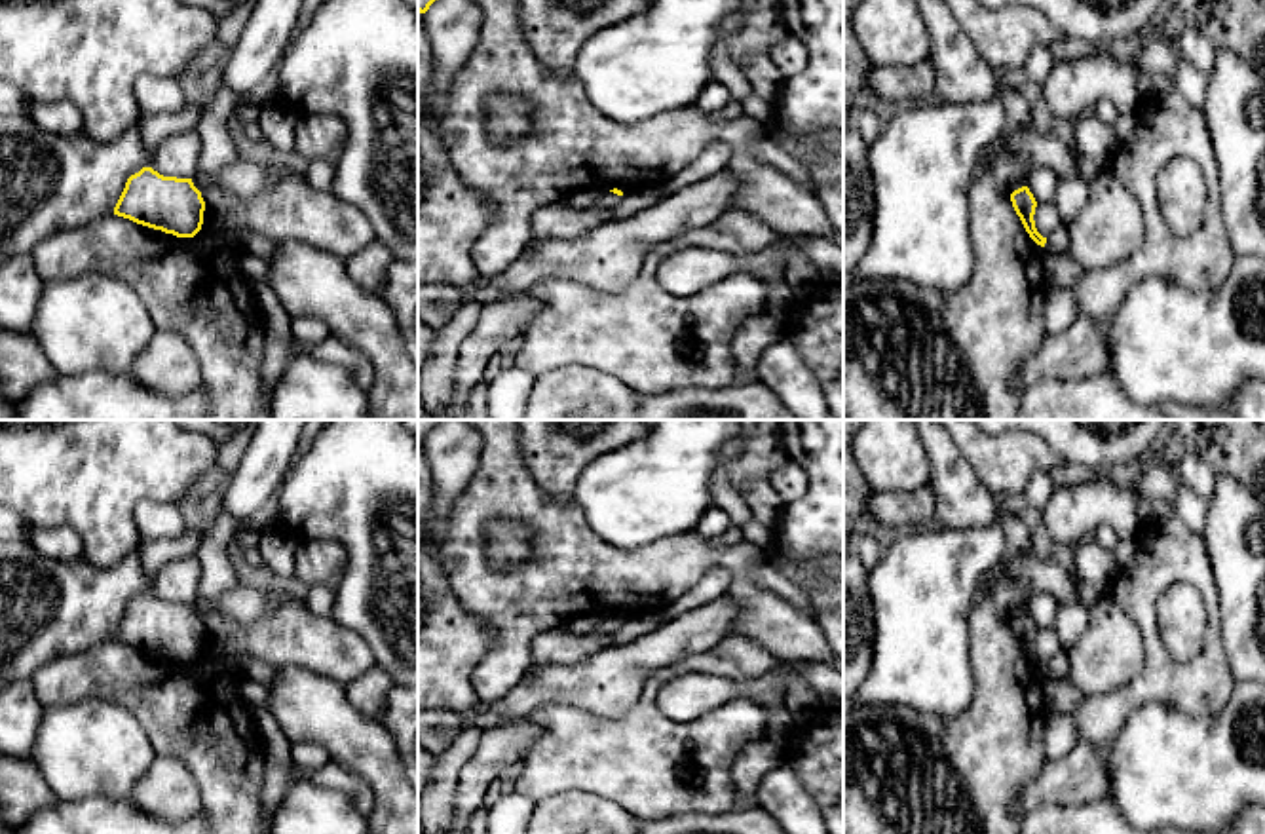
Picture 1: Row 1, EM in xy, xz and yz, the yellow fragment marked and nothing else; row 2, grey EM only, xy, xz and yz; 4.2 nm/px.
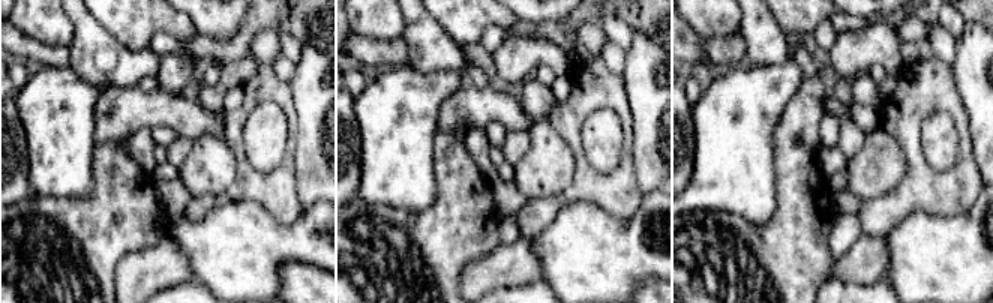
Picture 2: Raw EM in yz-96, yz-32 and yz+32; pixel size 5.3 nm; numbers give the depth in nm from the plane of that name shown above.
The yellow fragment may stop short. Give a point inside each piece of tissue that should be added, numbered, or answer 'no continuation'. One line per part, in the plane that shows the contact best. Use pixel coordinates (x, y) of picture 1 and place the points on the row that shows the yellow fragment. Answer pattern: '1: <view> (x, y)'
1: xz (559, 219)

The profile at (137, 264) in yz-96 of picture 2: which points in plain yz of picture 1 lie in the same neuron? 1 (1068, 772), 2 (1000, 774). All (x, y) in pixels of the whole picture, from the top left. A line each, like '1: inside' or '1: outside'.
1: inside
2: outside

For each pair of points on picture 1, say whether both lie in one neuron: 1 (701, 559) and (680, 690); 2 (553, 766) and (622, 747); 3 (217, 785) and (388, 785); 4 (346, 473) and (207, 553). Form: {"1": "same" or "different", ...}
{"1": "different", "2": "same", "3": "different", "4": "different"}

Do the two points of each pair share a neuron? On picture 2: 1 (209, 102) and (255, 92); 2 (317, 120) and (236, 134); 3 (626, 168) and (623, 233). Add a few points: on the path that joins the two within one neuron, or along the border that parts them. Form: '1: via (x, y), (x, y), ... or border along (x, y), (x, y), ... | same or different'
1: border along (260, 63), (257, 71), (242, 86) | different
2: border along (290, 89), (297, 122), (294, 158) | different
3: border along (644, 195), (627, 218), (614, 218), (591, 203) | different

